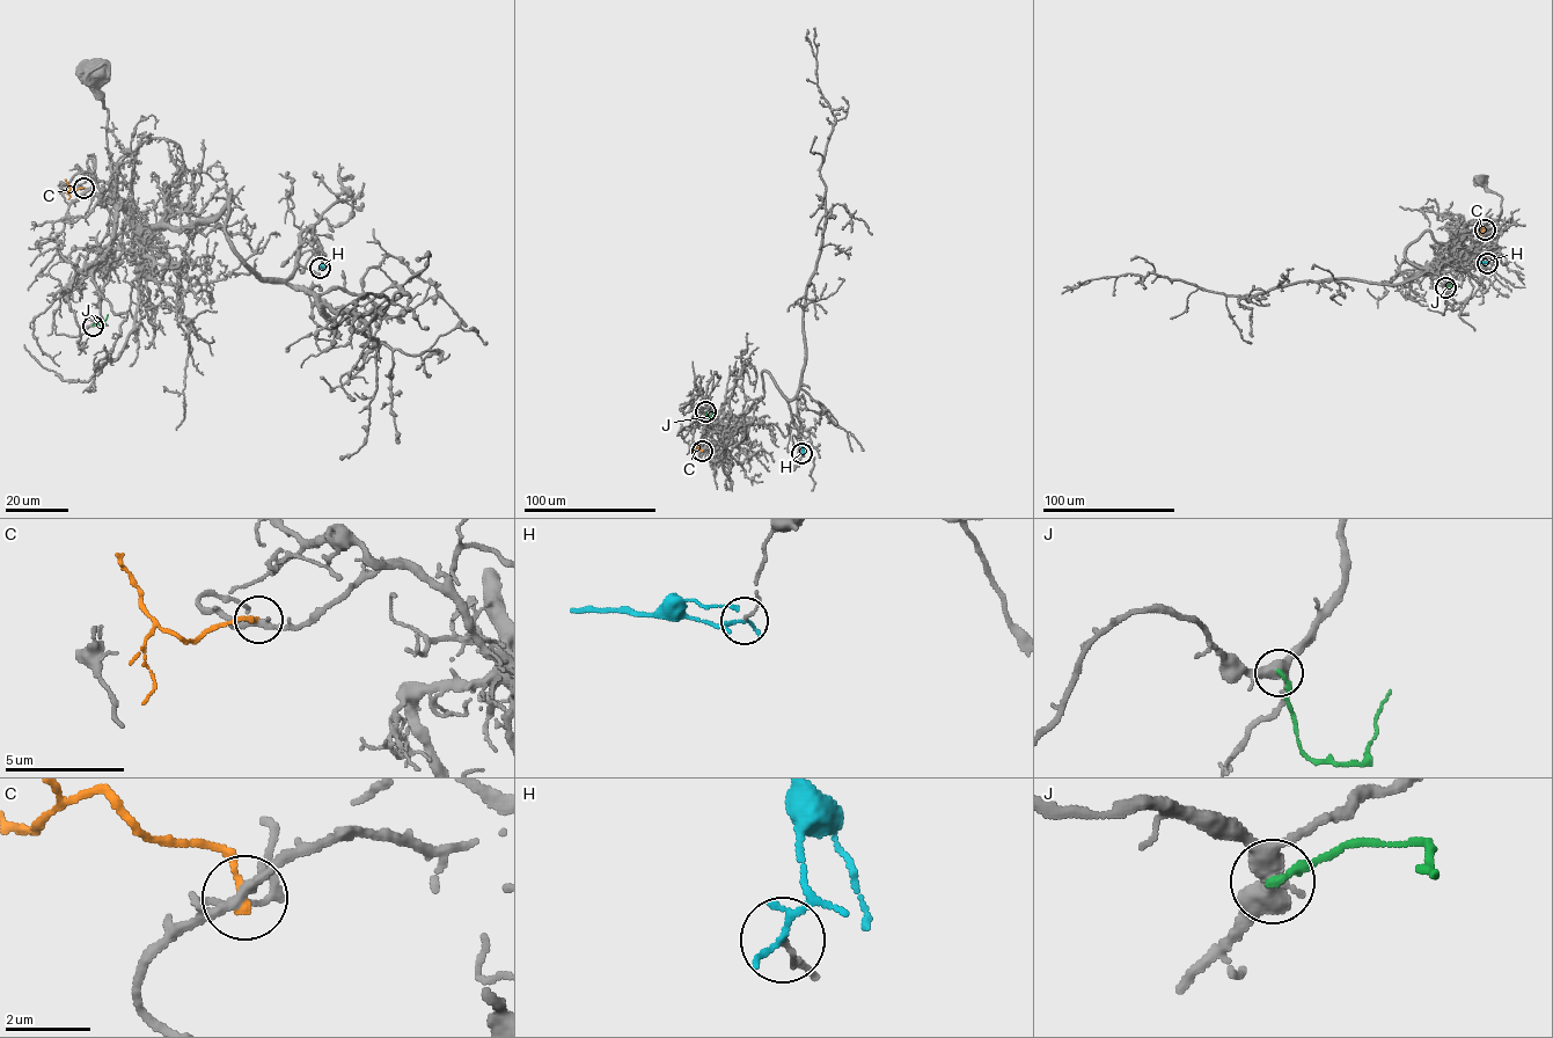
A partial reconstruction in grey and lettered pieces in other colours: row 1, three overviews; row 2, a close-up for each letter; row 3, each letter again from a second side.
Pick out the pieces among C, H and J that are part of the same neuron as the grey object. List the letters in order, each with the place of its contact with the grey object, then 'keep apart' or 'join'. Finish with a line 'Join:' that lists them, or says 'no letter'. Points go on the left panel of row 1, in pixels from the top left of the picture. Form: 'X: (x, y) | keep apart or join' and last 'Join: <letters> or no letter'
C: (83, 188) | keep apart
H: (320, 268) | keep apart
J: (93, 326) | keep apart
Join: no letter

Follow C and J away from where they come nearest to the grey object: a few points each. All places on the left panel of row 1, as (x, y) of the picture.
C: (83, 188), (71, 189), (68, 199)
J: (93, 326), (103, 326), (108, 314)

